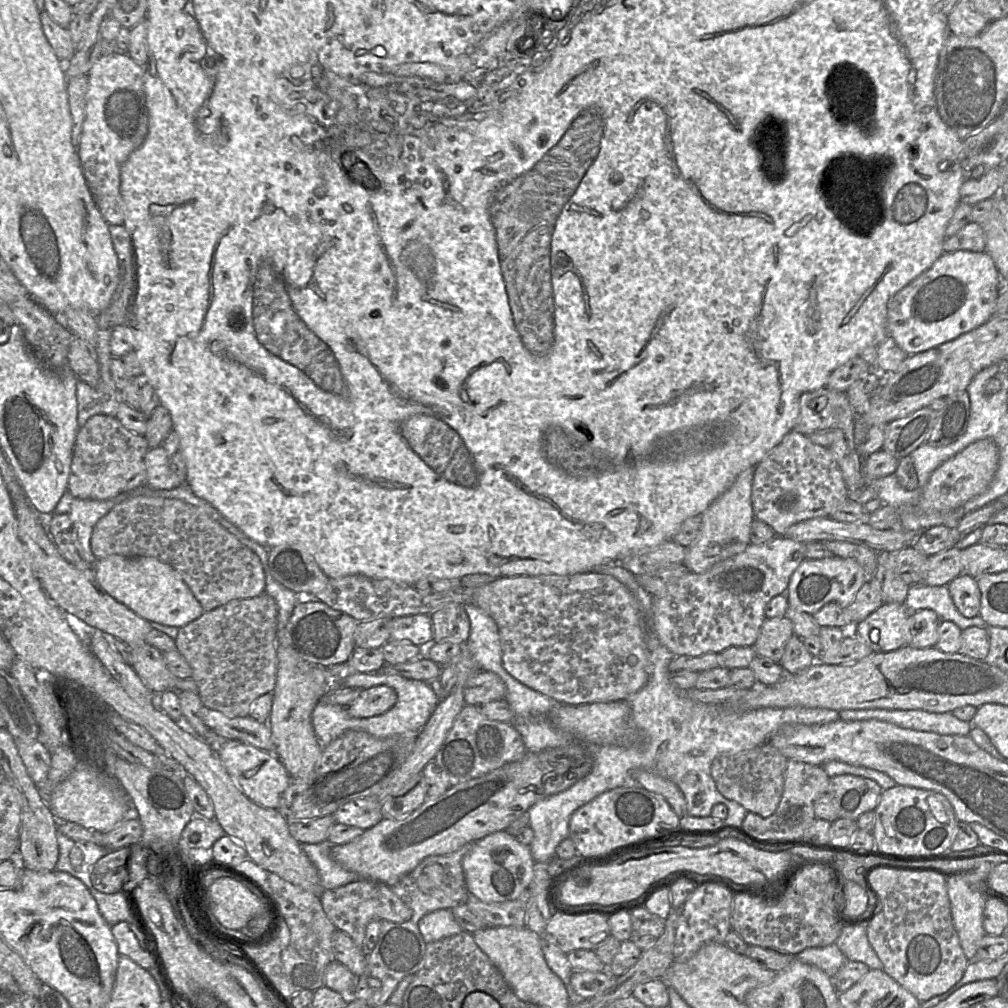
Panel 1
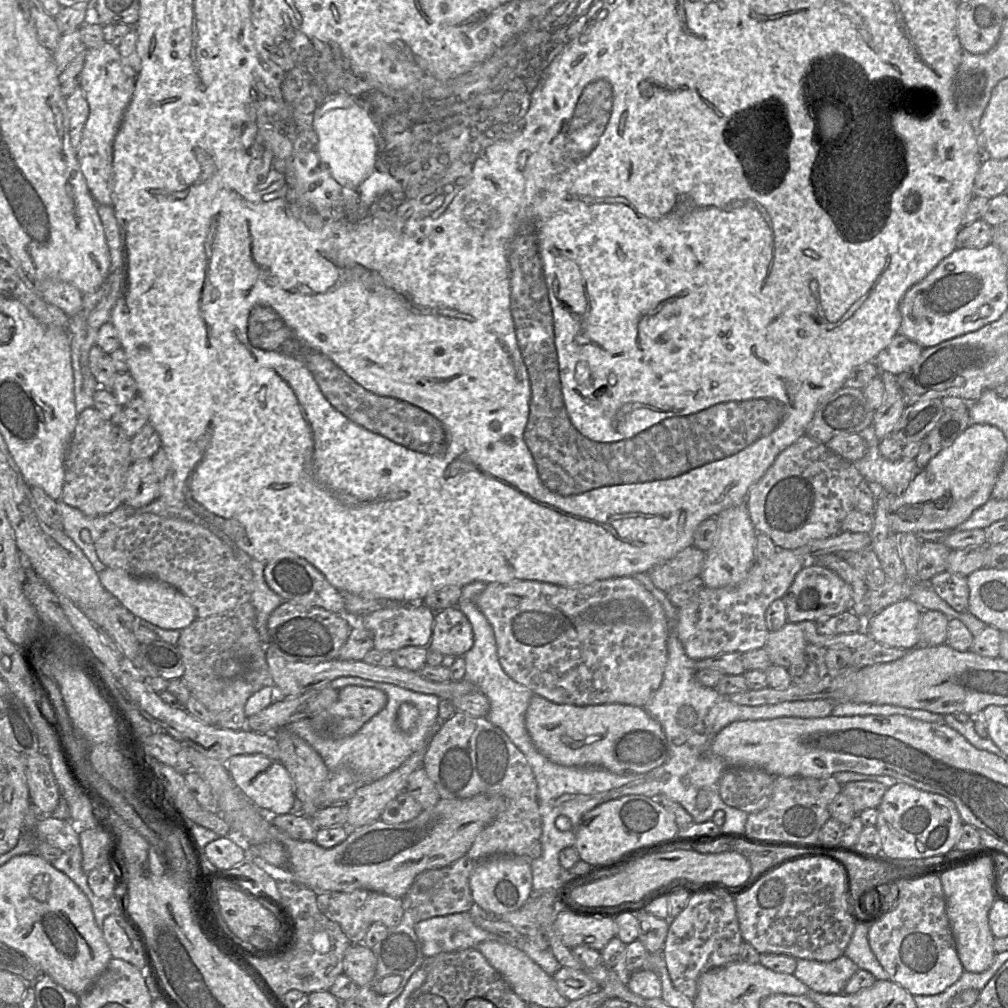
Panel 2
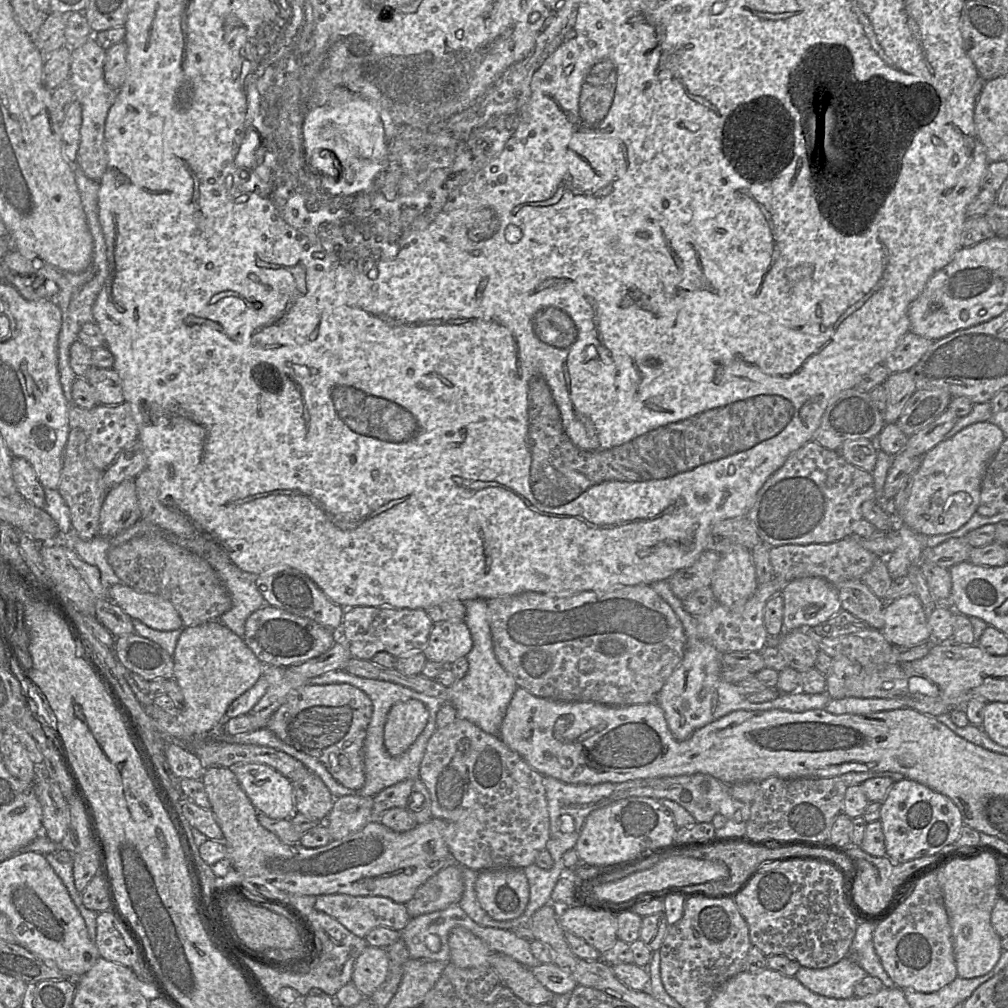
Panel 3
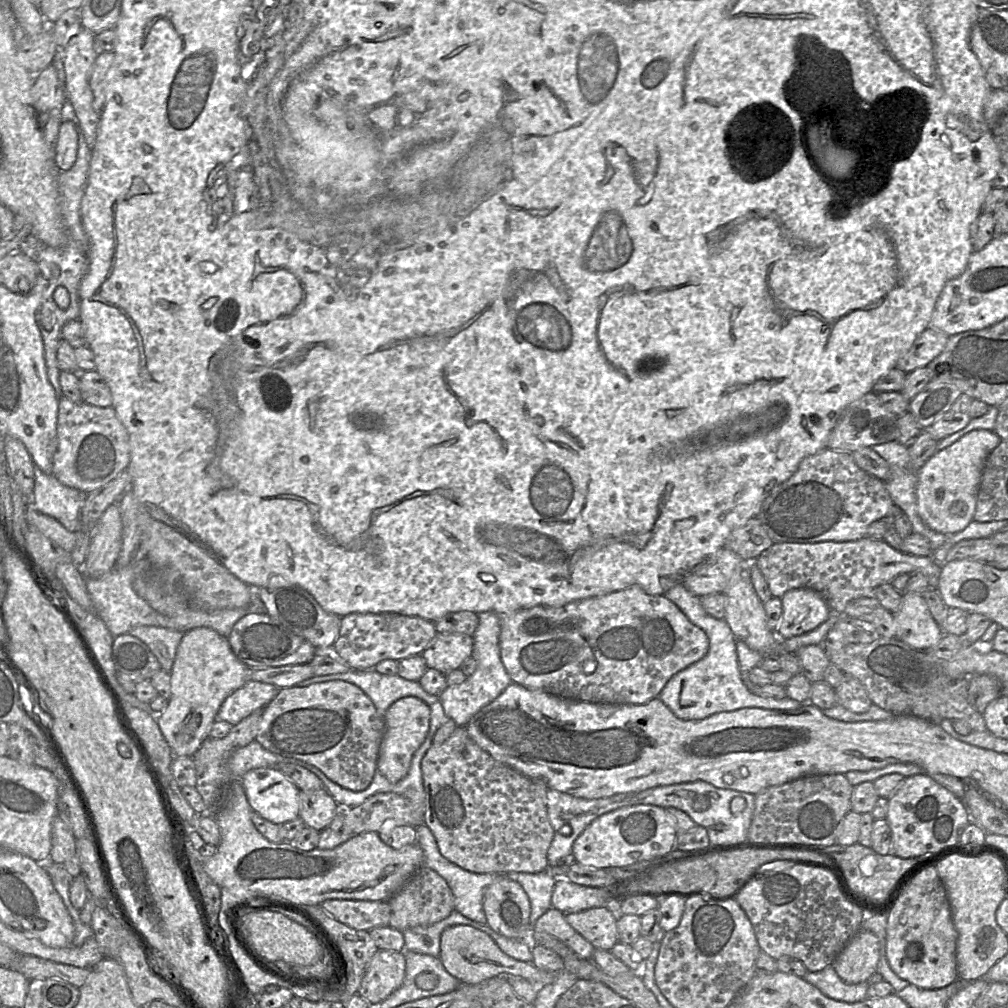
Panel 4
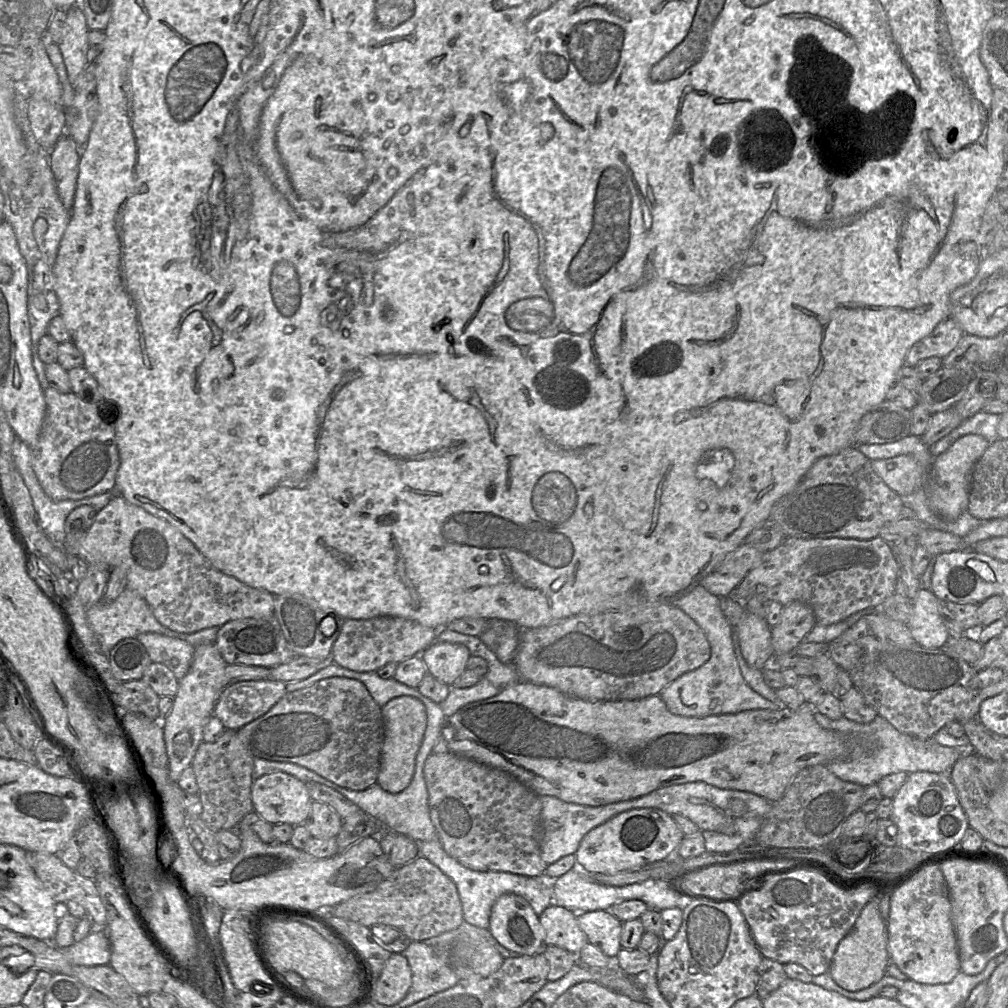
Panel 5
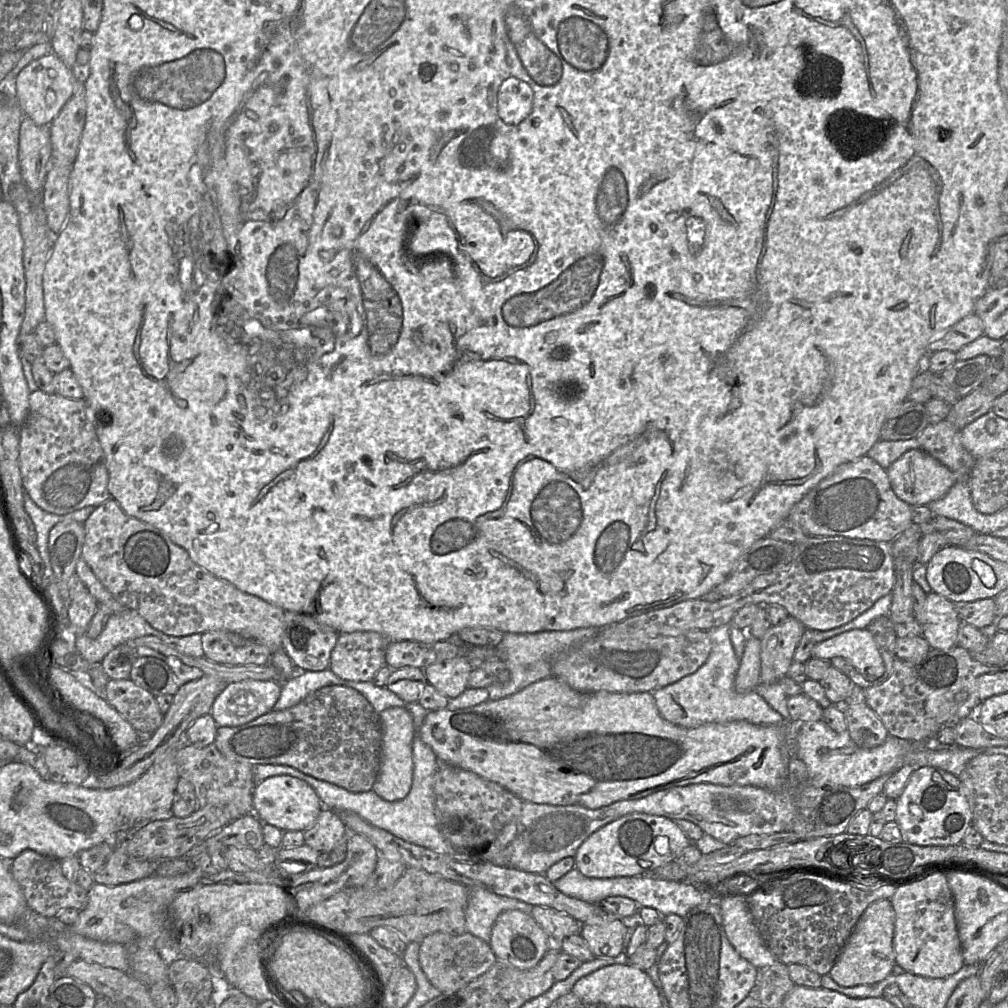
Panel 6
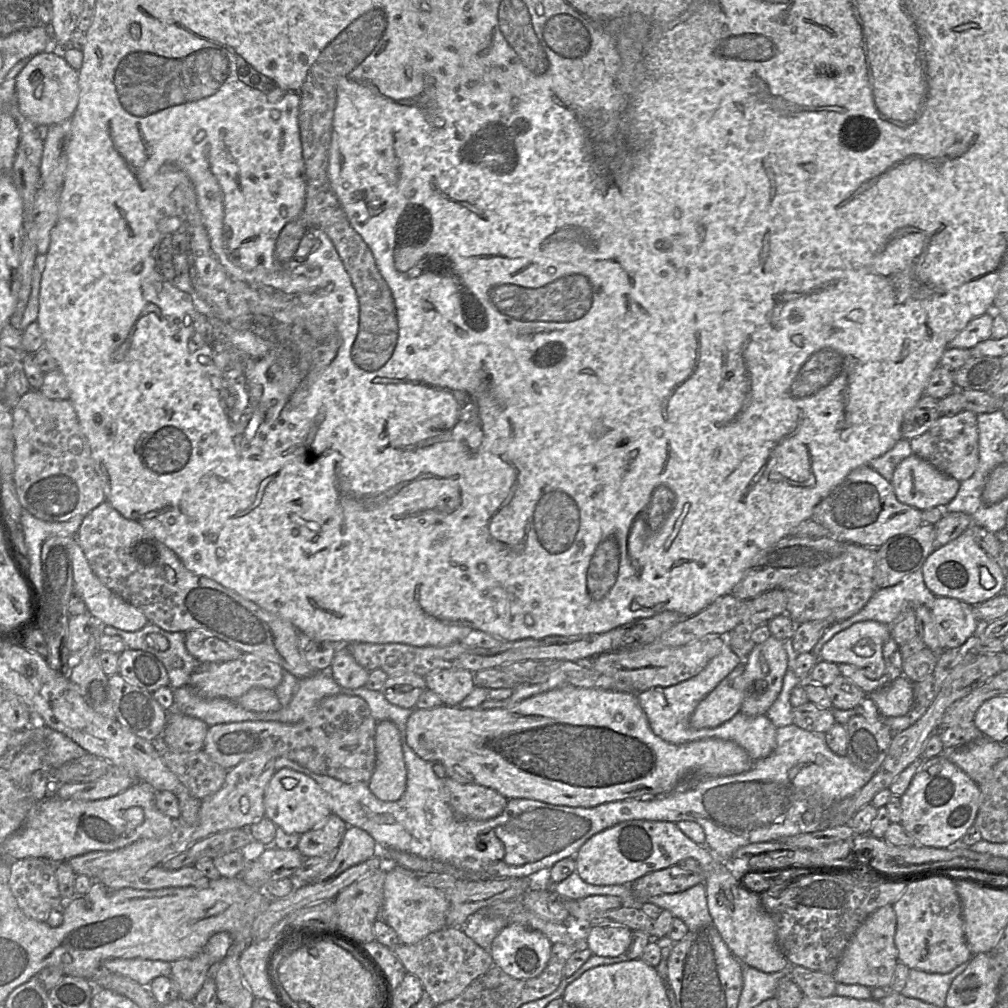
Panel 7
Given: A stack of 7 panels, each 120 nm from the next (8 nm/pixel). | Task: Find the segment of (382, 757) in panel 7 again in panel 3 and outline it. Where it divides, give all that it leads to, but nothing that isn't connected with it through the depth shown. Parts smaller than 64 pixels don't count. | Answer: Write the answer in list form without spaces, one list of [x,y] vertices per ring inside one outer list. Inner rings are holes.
[[[416,699],[394,704],[384,727],[384,745],[391,756],[404,753],[424,730],[429,718],[425,704]]]

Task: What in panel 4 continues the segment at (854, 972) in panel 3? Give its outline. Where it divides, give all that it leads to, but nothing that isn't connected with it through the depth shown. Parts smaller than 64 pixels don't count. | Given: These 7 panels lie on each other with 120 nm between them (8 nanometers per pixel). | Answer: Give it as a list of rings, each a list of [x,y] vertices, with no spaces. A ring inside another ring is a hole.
[[[832,965],[819,972],[807,971],[803,979],[819,989],[825,996],[846,1003],[854,1003],[866,999],[866,992],[869,986],[884,981],[882,975],[876,972],[867,981],[847,984],[840,979]]]

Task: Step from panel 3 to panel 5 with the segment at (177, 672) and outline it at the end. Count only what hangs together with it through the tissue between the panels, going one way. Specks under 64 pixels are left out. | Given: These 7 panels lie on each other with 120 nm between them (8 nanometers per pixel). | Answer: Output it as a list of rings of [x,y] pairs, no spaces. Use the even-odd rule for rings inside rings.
[[[214,644],[194,647],[192,663],[187,674],[178,681],[173,706],[163,720],[163,738],[168,757],[169,776],[177,782],[184,769],[190,767],[198,746],[203,742],[204,727],[224,690],[224,673],[228,664]]]

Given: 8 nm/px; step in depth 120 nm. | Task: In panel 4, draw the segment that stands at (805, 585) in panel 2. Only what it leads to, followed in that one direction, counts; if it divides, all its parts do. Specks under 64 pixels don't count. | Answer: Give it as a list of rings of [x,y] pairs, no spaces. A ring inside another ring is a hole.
[[[808,588],[787,591],[781,598],[782,616],[775,631],[781,639],[810,632],[825,622],[831,610],[825,599]]]

